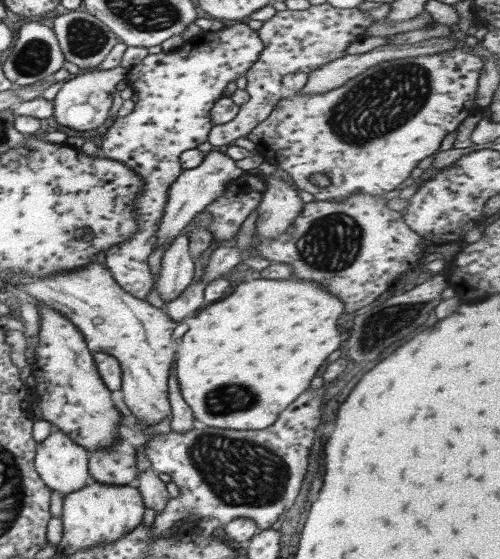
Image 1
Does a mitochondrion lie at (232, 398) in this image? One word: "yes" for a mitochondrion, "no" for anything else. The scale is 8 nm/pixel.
yes

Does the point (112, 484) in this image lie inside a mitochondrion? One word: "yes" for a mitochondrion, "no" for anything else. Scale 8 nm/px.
no

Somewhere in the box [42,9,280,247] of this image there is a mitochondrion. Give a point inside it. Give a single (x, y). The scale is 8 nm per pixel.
(85, 38)

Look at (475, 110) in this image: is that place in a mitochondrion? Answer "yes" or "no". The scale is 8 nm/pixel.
no

